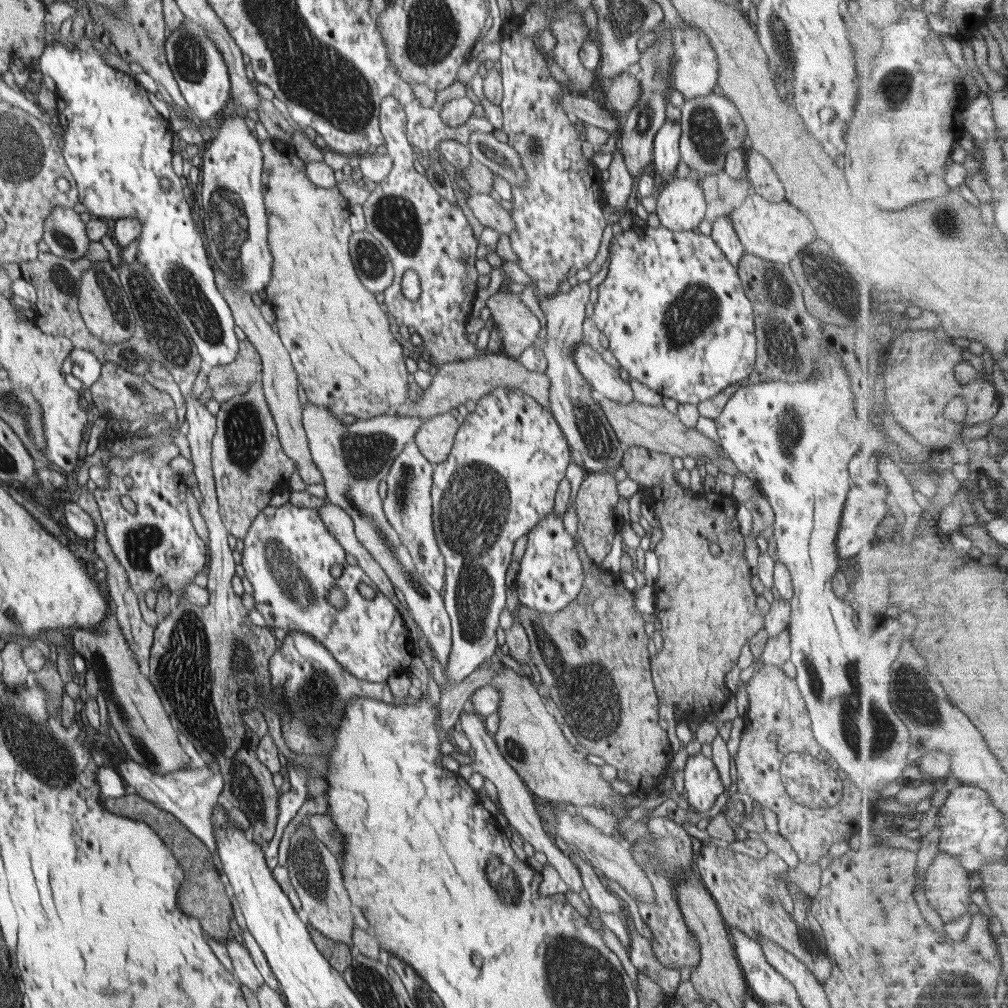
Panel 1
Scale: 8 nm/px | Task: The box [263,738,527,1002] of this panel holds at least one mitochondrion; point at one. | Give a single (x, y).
(307, 857)

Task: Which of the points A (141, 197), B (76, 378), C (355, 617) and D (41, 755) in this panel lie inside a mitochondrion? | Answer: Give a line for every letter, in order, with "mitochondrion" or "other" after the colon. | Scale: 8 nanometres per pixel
A: other
B: other
C: other
D: mitochondrion

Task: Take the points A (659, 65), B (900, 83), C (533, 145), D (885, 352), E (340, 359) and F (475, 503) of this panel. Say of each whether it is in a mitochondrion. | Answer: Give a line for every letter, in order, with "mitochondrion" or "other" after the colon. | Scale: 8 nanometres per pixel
A: mitochondrion
B: mitochondrion
C: mitochondrion
D: other
E: other
F: mitochondrion

